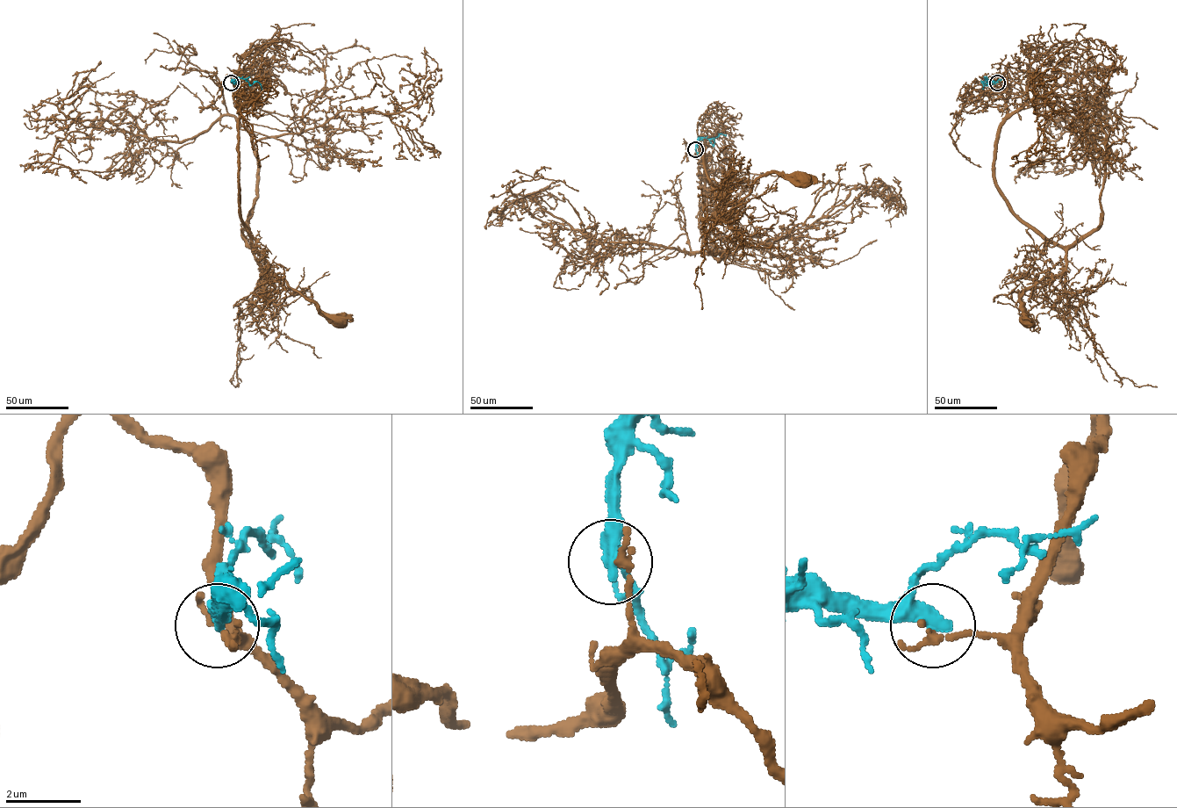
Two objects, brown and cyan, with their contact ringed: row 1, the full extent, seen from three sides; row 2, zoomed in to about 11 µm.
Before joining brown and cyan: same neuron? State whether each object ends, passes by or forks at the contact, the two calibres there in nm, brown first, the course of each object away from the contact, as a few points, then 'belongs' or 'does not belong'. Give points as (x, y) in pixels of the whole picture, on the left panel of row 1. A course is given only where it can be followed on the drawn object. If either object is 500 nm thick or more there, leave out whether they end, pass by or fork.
brown ends there; cyan passes by; 240 nm thick on the brown side, 320 nm on the other; brown runs (231, 82), (237, 85), (240, 115), (239, 214), (254, 258), (266, 273), (281, 276), (294, 291), (341, 321); cyan runs (231, 82), (238, 78), (246, 80), (249, 85), (257, 82), (261, 89); does not belong

